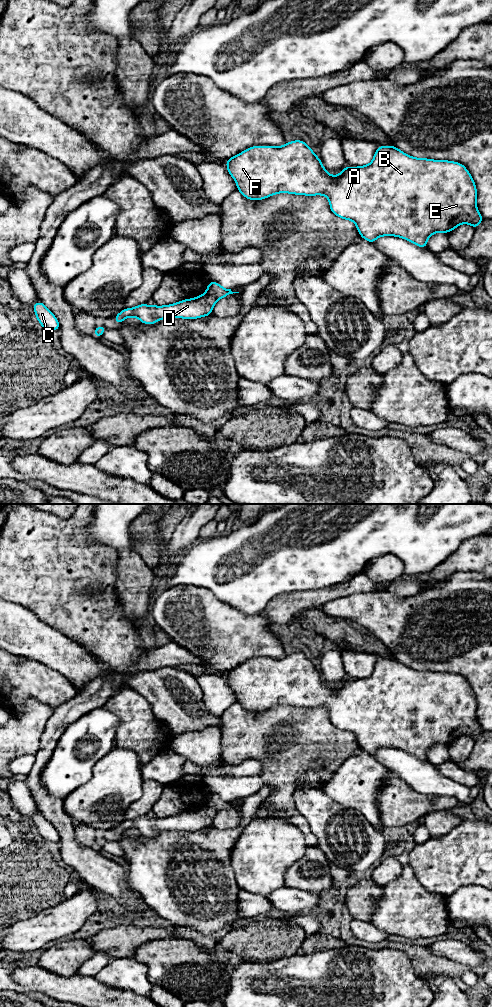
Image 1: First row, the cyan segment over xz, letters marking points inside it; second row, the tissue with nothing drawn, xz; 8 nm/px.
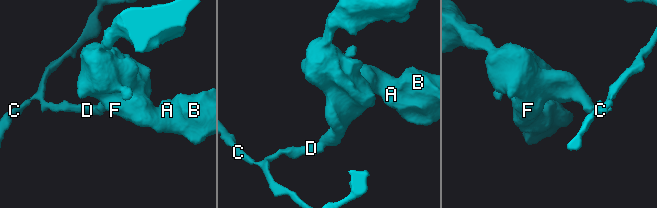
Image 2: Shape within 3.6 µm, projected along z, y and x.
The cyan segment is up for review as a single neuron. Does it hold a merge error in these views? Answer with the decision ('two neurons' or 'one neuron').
two neurons

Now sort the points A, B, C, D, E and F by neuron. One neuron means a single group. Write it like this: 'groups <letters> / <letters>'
groups A B E F / C D

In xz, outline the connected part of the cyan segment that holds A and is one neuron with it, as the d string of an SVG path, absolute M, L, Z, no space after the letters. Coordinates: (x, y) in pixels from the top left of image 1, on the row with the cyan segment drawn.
M295 140L292 142L287 142L285 145L281 147L274 146L253 146L240 154L229 158L225 161L227 165L228 173L233 177L235 182L237 183L237 190L242 193L242 195L250 200L262 200L268 198L277 193L291 193L297 195L325 195L329 199L330 210L339 218L343 218L346 220L353 221L358 229L358 232L362 238L369 241L370 243L374 243L375 240L380 236L398 236L402 239L406 239L413 244L421 248L427 247L428 238L436 232L445 232L449 233L459 225L463 223L470 224L475 229L478 225L484 220L477 209L476 198L477 198L477 189L474 183L474 180L466 167L458 162L446 161L446 160L431 160L431 159L420 159L409 156L396 148L395 146L378 146L374 158L372 162L366 166L360 167L345 167L338 176L332 176L329 174L323 167L322 162L319 157L314 154L312 149L303 141Z

